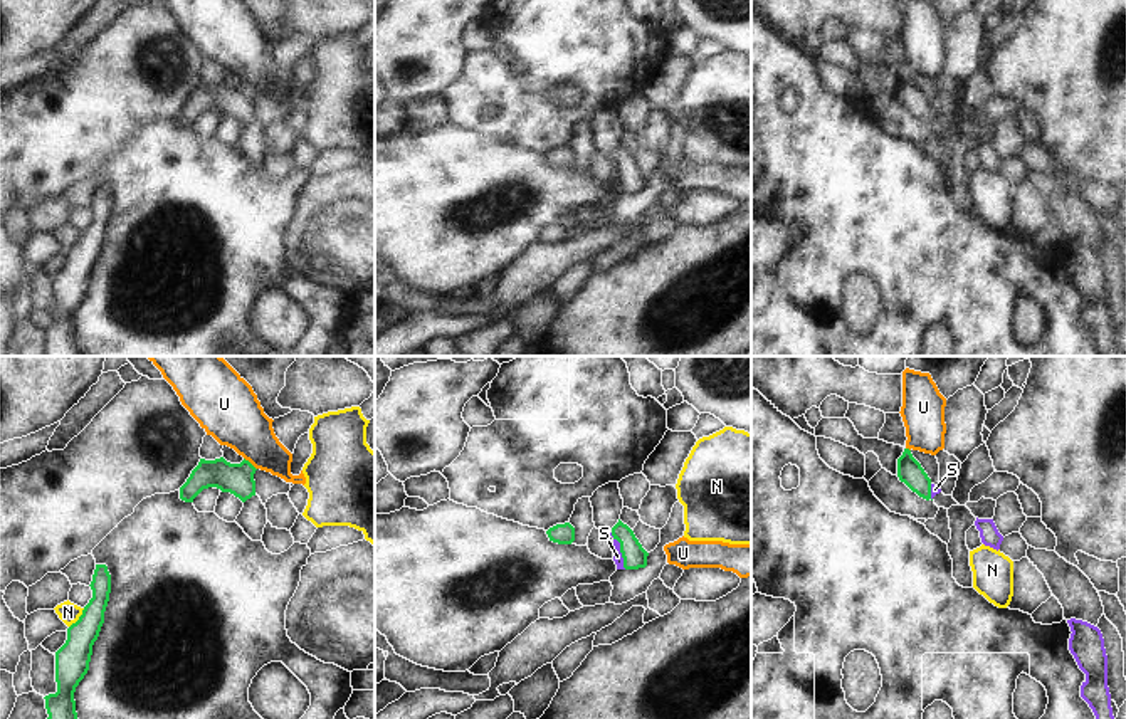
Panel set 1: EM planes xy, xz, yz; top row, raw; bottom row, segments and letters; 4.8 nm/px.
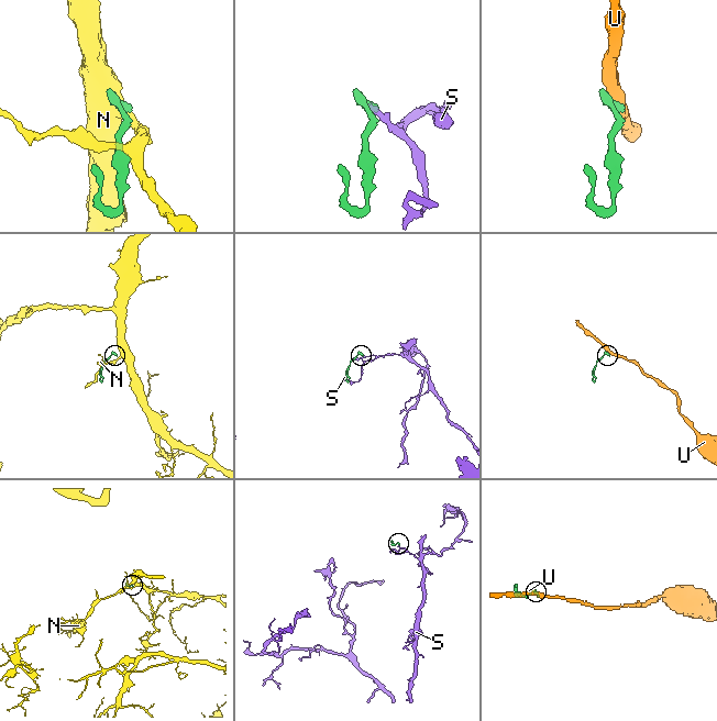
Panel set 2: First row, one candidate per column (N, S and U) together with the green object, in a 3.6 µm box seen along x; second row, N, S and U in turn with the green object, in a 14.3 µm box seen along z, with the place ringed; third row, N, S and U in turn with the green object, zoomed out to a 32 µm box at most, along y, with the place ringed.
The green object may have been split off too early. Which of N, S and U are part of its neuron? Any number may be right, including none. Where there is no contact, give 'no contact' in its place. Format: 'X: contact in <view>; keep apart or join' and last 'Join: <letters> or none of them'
N: contact in xy; keep apart
S: contact in xz; join
U: contact in xy; keep apart
Join: S

